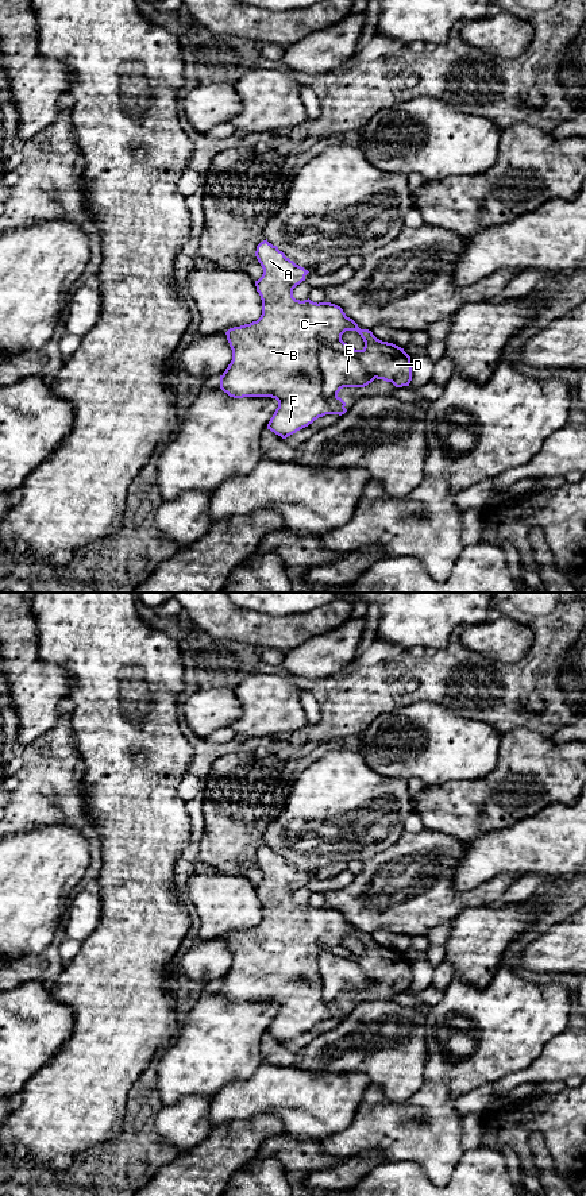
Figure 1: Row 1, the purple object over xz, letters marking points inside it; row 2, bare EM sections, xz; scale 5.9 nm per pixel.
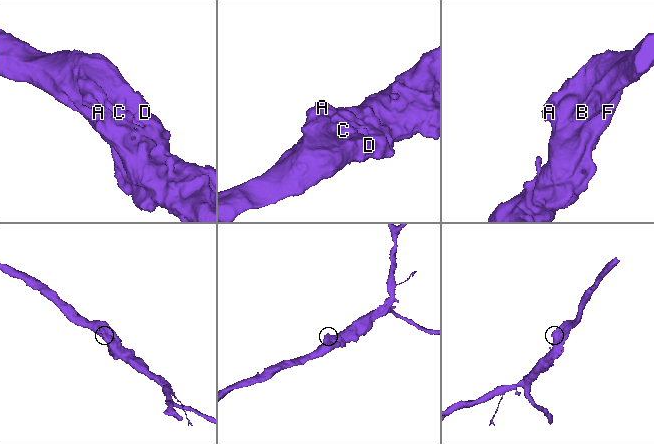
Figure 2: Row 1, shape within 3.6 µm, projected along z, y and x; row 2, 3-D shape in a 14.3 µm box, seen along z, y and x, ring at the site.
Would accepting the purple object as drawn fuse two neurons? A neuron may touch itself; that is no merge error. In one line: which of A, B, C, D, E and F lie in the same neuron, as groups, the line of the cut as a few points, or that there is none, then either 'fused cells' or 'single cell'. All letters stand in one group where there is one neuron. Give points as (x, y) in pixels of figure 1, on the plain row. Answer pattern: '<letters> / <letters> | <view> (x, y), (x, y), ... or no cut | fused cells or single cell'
A B C D F / E | xz (319, 953), (324, 950), (332, 952), (355, 961), (374, 983) | fused cells

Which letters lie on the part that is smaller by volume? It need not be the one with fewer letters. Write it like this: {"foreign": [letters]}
{"foreign": ["E"]}

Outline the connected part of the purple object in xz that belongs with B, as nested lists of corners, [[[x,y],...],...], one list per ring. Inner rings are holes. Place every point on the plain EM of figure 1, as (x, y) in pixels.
[[[266,845],[257,850],[255,861],[263,873],[262,881],[255,886],[257,896],[262,904],[262,919],[257,926],[240,931],[230,933],[225,940],[232,954],[232,965],[220,980],[220,994],[234,1003],[243,1002],[271,1002],[278,1006],[273,1022],[267,1029],[267,1034],[286,1043],[297,1035],[308,1031],[319,1022],[325,1019],[344,1019],[347,1016],[346,1007],[336,999],[327,1002],[323,998],[323,983],[319,972],[319,956],[327,950],[339,957],[351,960],[362,967],[365,973],[370,975],[374,983],[392,987],[396,992],[409,991],[412,985],[410,961],[404,953],[377,944],[371,935],[361,934],[358,929],[346,921],[343,914],[331,907],[313,907],[309,903],[300,906],[293,902],[293,894],[305,886],[309,877],[304,872],[296,869],[285,861],[277,850]],[[346,935],[356,935],[365,946],[362,954],[355,954],[342,945]]]

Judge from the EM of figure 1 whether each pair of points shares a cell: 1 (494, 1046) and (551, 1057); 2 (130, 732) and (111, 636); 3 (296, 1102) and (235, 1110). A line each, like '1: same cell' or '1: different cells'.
1: different cells
2: same cell
3: same cell

